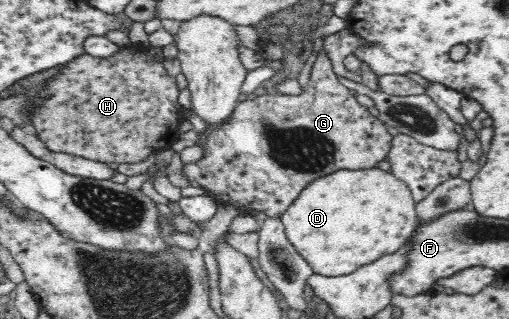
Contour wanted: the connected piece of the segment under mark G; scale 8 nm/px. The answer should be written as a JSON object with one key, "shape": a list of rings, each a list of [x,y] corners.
{"shape":[[[323,48],[314,62],[313,70],[311,71],[309,80],[304,87],[304,92],[299,95],[277,95],[275,94],[261,94],[253,98],[247,97],[241,99],[236,103],[234,110],[231,112],[230,118],[223,123],[218,123],[207,129],[205,138],[202,140],[202,156],[198,157],[195,162],[181,162],[181,174],[186,177],[190,184],[200,186],[205,191],[217,206],[234,206],[240,215],[251,215],[252,212],[264,213],[267,218],[281,218],[281,216],[288,210],[288,207],[300,196],[301,191],[304,190],[313,180],[328,176],[332,172],[338,170],[362,170],[367,168],[374,168],[381,160],[385,160],[388,154],[388,149],[391,145],[391,135],[382,123],[379,117],[374,117],[369,111],[368,107],[356,101],[356,96],[350,92],[348,87],[345,87],[338,79],[337,75],[332,69],[332,65]]]}

